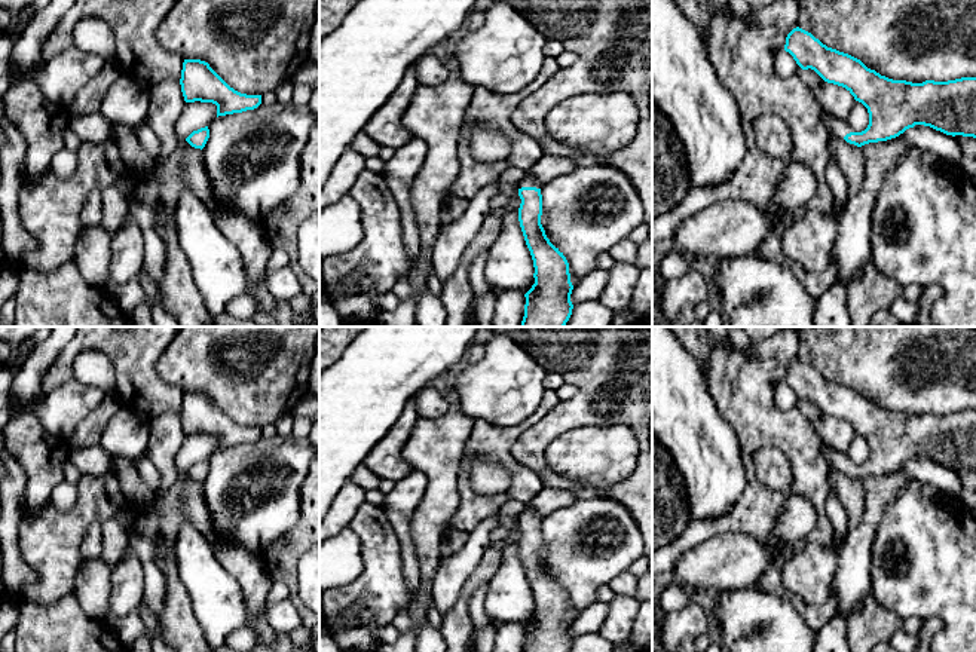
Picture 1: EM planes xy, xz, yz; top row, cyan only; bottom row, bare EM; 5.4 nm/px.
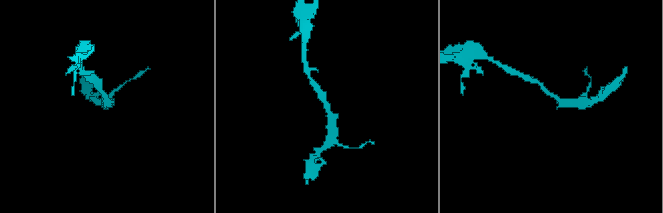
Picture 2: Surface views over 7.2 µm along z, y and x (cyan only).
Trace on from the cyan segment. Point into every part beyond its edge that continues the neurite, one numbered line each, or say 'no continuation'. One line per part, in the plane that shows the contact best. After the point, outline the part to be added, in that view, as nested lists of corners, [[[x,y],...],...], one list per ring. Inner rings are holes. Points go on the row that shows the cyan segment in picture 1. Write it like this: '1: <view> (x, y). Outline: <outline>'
1: xz (526, 181). Outline: [[[526,172],[526,175],[520,180],[520,183],[517,184],[517,187],[518,189],[521,189],[521,187],[536,187],[536,189],[541,189],[542,186],[533,177],[530,177]]]

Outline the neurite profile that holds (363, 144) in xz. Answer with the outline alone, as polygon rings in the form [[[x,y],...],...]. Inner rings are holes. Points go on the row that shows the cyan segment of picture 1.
[[[360,132],[351,143],[349,149],[367,159],[379,156],[380,146],[364,132]]]

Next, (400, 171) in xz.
[[[411,138],[395,150],[395,154],[385,163],[383,177],[400,206],[400,220],[404,242],[411,258],[419,255],[420,236],[413,217],[410,192],[414,178],[423,166],[426,144],[419,138]]]

